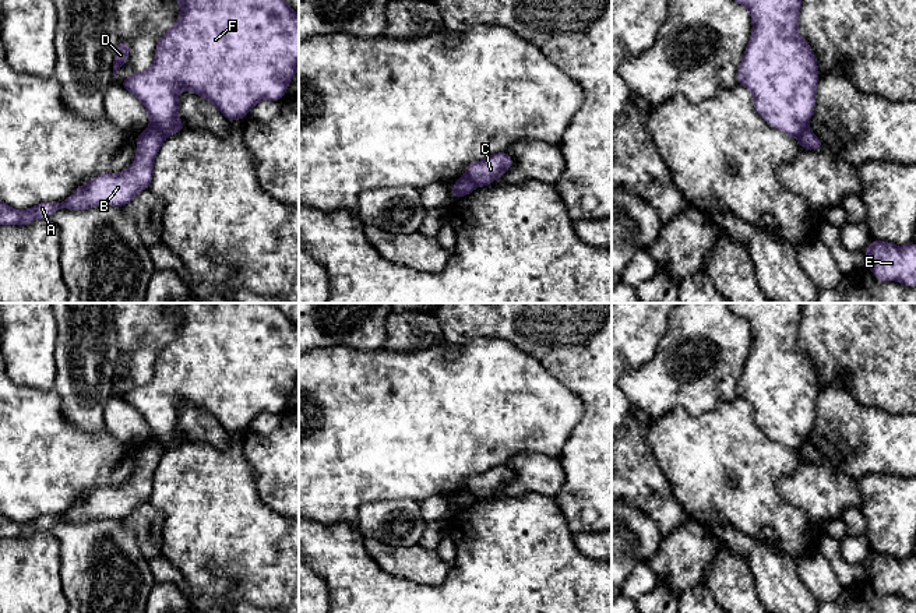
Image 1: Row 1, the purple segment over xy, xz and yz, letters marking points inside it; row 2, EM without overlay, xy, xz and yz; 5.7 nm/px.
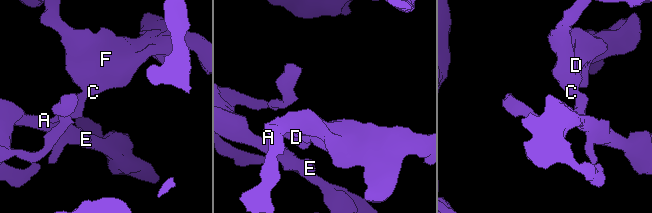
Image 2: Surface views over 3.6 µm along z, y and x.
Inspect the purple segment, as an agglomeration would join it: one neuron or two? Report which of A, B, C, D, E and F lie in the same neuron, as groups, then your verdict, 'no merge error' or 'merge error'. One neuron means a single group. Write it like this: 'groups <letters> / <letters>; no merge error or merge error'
groups A B E / C D F; merge error

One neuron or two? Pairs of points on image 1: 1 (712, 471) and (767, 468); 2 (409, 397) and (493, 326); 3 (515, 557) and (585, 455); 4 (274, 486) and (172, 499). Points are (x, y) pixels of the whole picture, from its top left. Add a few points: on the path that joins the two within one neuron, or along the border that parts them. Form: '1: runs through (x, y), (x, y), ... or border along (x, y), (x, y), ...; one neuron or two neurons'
1: runs through (726, 469), (753, 468); one neuron
2: border along (448, 342), (503, 338), (513, 345); two neurons
3: border along (553, 497), (569, 529); two neurons
4: border along (245, 458), (253, 472), (257, 496), (278, 514); two neurons

